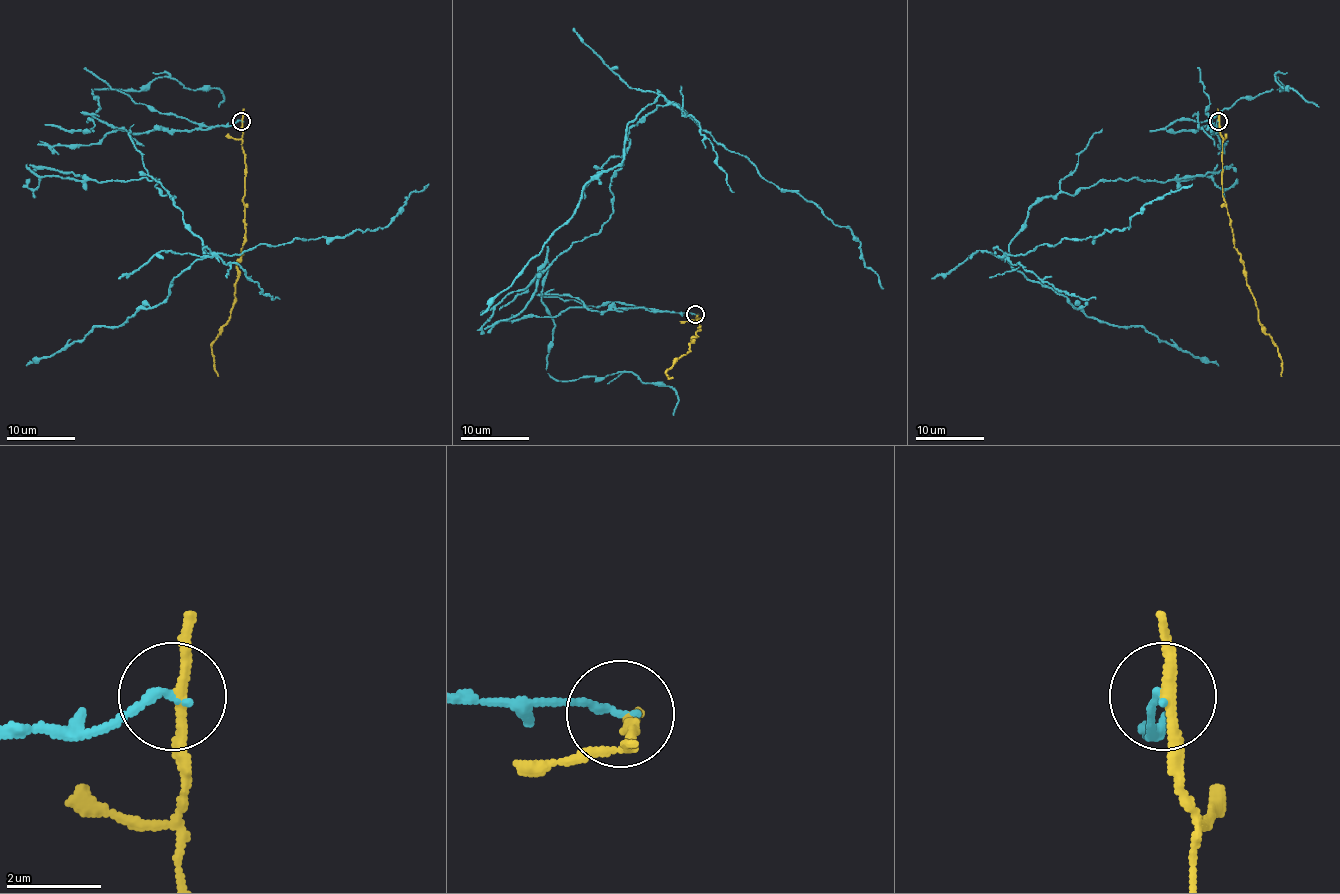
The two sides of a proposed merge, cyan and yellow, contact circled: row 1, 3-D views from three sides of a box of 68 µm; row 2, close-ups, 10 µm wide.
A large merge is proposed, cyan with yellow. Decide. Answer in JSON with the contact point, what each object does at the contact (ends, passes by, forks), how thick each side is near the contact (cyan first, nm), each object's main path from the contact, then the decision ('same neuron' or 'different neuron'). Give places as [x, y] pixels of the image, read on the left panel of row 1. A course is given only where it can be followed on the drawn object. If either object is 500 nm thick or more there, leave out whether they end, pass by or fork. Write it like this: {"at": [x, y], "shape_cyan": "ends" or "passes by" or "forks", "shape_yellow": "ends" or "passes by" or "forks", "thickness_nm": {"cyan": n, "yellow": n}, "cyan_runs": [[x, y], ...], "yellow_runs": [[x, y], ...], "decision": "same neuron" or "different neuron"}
{"at": [241, 121], "shape_cyan": "ends", "shape_yellow": "passes by", "thickness_nm": {"cyan": 180, "yellow": 200}, "cyan_runs": [[240, 121], [56, 145], [47, 166], [61, 171], [157, 180], [213, 254], [161, 302], [26, 366]], "yellow_runs": [[240, 119], [245, 242], [237, 264], [230, 319], [211, 347], [218, 376]], "decision": "different neuron"}

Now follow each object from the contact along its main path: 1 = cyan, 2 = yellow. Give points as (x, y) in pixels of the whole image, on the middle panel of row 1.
1: (695, 315), (501, 320), (612, 213), (627, 135), (662, 96), (481, 315)
2: (695, 315), (700, 318), (700, 328), (684, 354), (665, 373), (672, 379)

